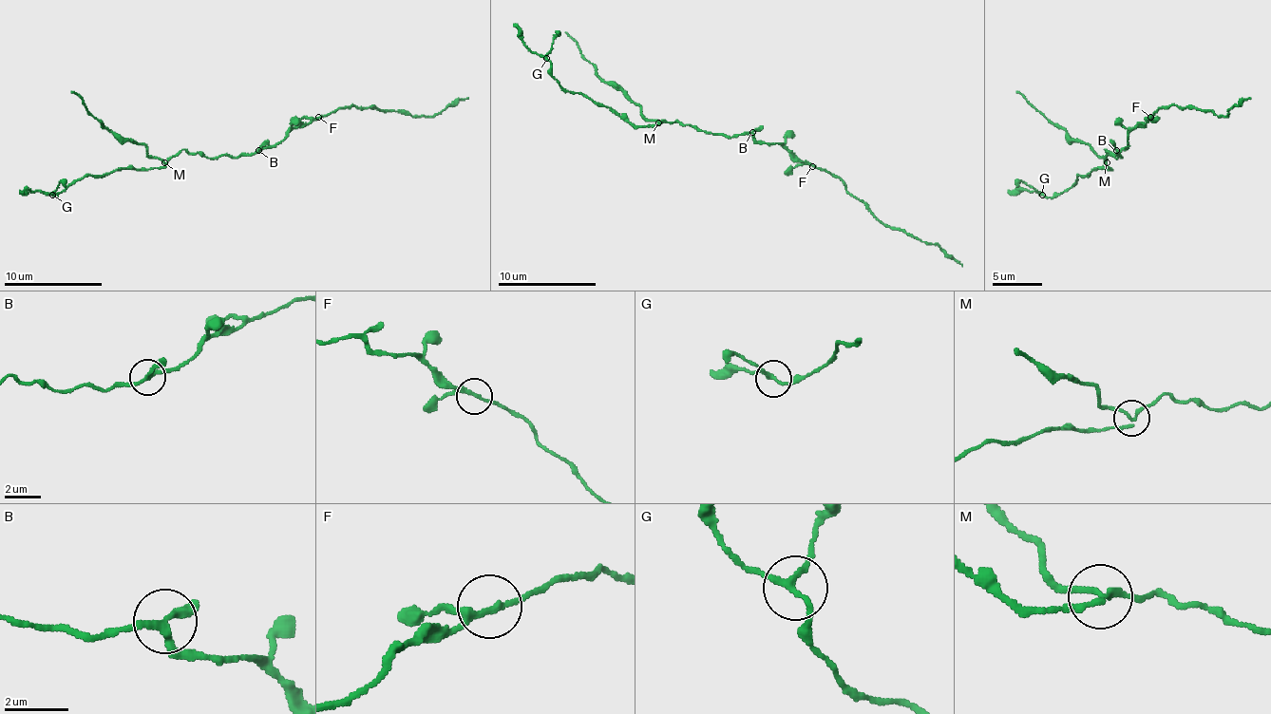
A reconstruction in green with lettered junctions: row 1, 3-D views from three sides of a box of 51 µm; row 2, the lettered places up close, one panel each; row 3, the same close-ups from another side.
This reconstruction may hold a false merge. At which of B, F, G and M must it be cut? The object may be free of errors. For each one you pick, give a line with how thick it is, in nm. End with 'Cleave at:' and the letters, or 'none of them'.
M: calibre 170 nm
Cleave at: M

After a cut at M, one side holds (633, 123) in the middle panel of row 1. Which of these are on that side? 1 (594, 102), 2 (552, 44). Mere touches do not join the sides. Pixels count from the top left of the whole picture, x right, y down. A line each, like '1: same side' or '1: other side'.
1: same side
2: same side

